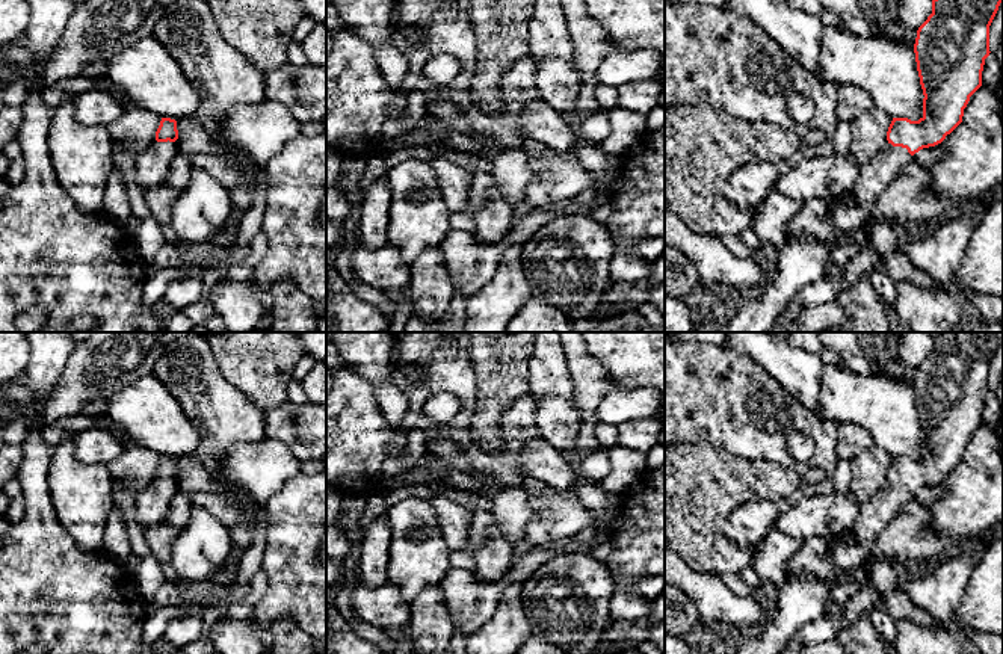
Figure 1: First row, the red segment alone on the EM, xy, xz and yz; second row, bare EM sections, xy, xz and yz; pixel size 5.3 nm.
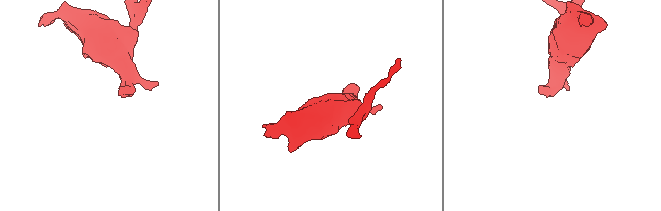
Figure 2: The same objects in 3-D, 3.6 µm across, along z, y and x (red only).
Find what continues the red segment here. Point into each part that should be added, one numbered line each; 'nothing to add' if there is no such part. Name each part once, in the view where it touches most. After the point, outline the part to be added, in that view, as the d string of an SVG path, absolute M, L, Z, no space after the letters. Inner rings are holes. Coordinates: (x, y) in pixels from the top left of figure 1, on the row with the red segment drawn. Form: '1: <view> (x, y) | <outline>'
1: yz (881, 169) | M885 143L866 165L859 166L859 177L853 184L852 193L855 204L850 207L838 205L834 208L831 222L841 236L867 228L873 217L873 205L899 171L914 160L906 148Z

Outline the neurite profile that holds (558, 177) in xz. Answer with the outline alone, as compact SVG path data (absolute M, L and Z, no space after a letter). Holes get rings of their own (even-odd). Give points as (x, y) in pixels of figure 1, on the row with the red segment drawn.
M550 150L542 159L529 157L529 165L535 180L524 192L524 202L515 210L517 217L554 201L574 199L582 190L595 187L589 171L565 151Z

